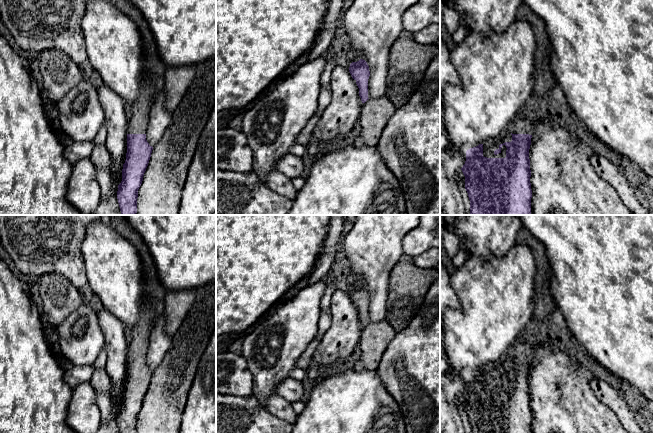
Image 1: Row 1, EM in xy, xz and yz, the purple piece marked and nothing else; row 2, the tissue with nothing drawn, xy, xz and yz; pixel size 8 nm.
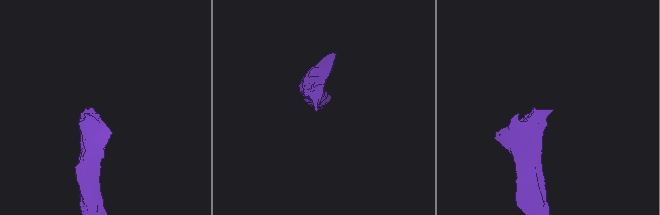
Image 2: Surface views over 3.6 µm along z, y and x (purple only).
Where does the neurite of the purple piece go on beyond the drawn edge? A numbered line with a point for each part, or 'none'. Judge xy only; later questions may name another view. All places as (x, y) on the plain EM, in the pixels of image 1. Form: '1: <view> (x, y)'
1: xy (153, 301)

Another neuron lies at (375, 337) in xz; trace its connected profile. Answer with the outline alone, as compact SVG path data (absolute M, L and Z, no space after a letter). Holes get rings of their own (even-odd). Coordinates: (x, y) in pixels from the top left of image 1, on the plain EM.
M387 320L377 323L369 322L362 327L358 346L364 369L377 370L383 353L396 333Z

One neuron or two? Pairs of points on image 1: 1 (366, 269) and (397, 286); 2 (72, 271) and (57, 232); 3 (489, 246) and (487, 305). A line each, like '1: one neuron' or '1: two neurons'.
1: two neurons
2: one neuron
3: two neurons

